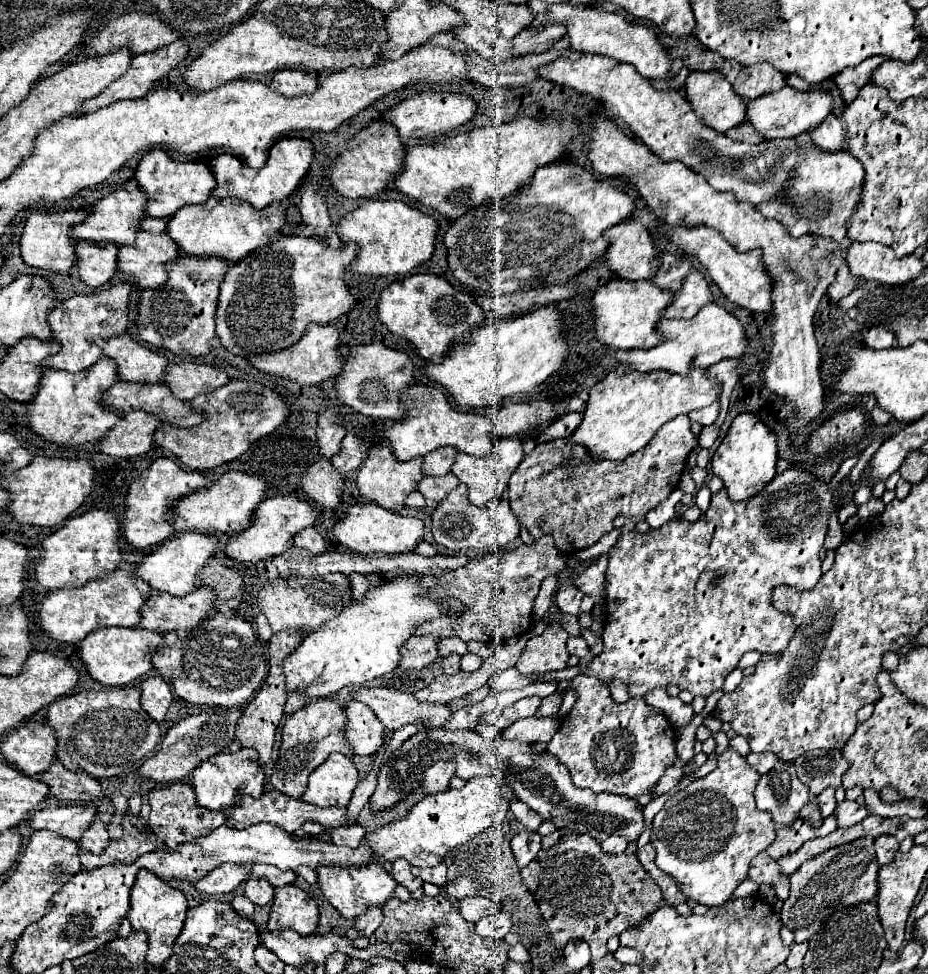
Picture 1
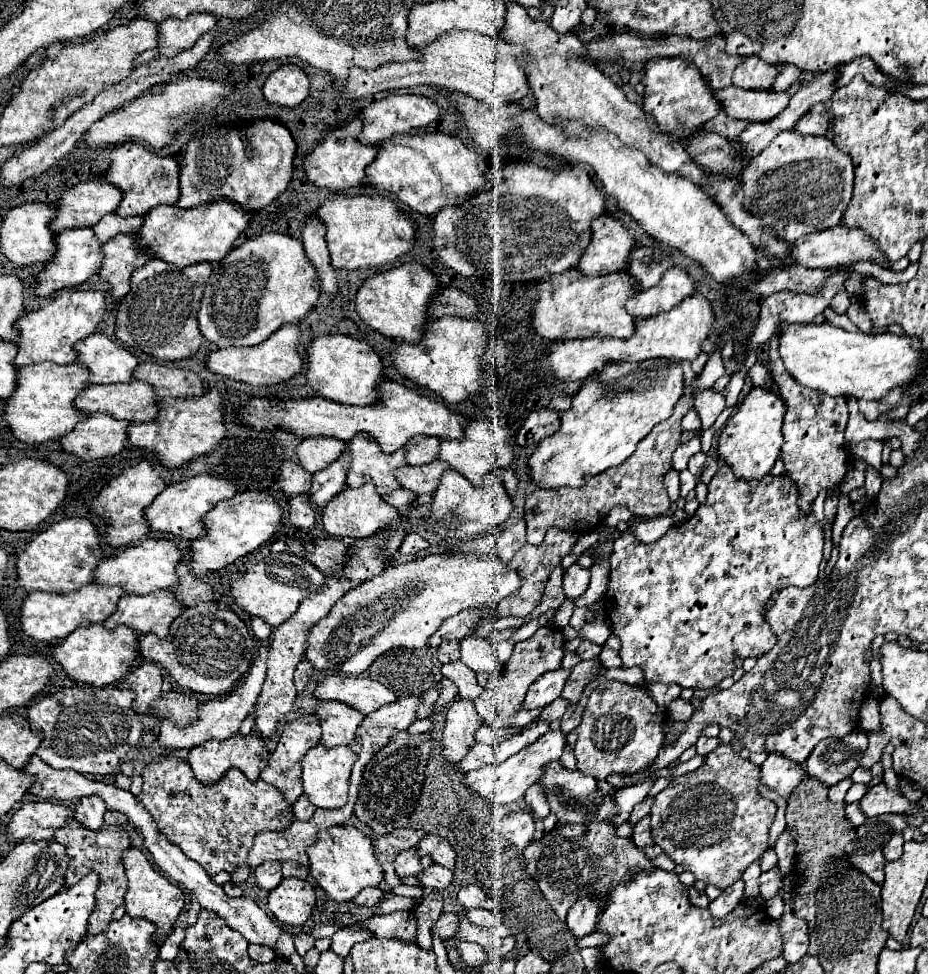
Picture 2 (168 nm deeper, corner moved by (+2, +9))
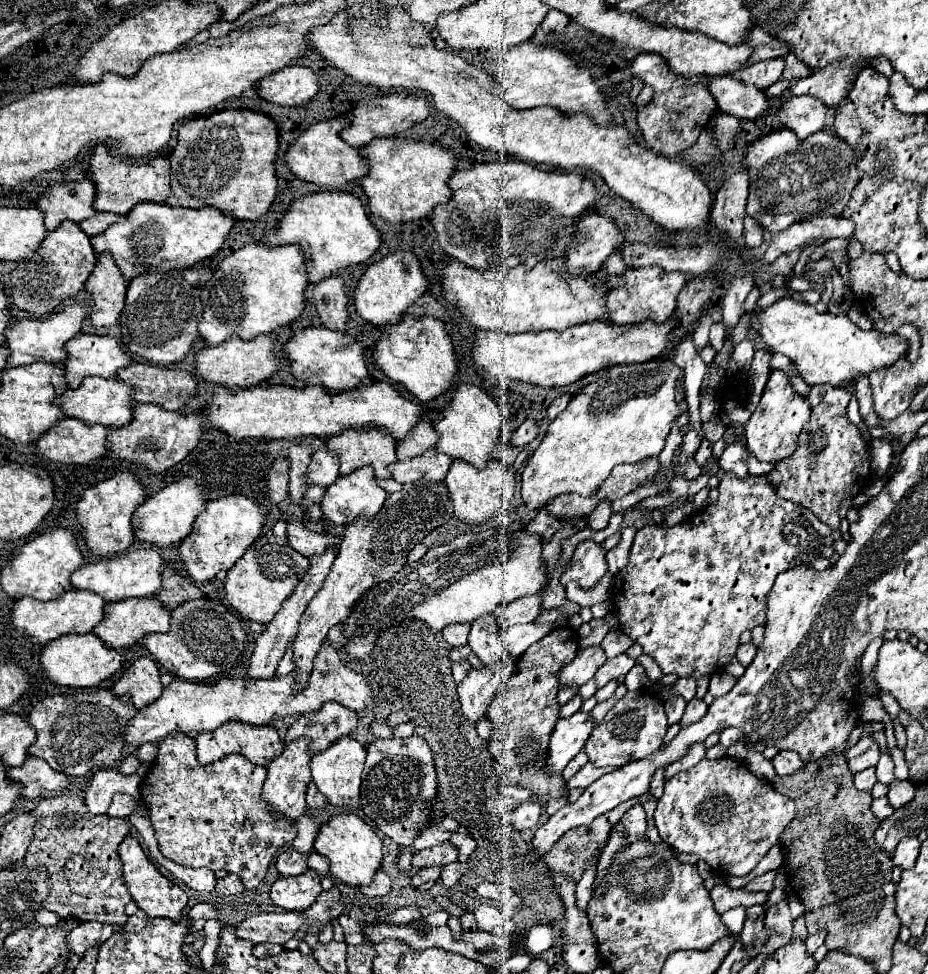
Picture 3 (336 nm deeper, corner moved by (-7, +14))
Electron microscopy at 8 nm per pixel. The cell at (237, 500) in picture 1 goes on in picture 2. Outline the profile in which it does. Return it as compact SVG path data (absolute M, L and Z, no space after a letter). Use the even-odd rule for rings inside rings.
M195 476L183 482L175 482L169 484L155 500L151 506L147 506L147 510L143 512L143 518L147 520L147 524L151 526L151 532L167 532L173 534L177 538L185 538L185 540L193 540L199 534L203 534L203 514L207 514L217 502L227 500L235 494L235 486L229 484L229 480L225 478L215 478L215 476Z

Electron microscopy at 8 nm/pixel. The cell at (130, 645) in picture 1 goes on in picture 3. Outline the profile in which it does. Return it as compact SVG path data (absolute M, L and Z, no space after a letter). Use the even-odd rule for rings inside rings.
M94 633L86 635L62 635L50 641L42 651L42 669L56 685L68 687L98 687L102 681L112 679L116 673L122 671L126 657L122 651L116 651L100 641Z

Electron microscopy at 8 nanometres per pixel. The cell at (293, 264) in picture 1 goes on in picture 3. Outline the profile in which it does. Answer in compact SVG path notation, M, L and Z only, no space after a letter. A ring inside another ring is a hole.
M248 243L242 249L230 253L214 271L212 279L206 283L204 297L208 297L210 305L204 311L204 319L198 323L198 331L204 341L210 345L218 345L232 335L238 335L244 341L250 341L262 333L274 333L278 327L290 325L306 307L304 291L308 287L306 275L306 257L300 245L280 245L268 247L264 243Z

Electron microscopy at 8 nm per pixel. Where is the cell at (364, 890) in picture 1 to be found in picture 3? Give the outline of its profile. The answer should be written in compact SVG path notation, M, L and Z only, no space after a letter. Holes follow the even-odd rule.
M342 813L332 817L328 823L322 825L316 841L314 851L328 857L330 861L330 875L340 879L346 885L368 885L374 881L376 871L382 867L384 851L382 851L382 839L366 825L358 815L354 813Z

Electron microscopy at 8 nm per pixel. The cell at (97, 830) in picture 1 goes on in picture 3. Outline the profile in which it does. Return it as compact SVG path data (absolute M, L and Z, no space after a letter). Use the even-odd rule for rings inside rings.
M100 769L94 773L86 789L86 807L92 815L104 815L114 793L126 793L140 799L142 779L138 775L120 775L116 769Z

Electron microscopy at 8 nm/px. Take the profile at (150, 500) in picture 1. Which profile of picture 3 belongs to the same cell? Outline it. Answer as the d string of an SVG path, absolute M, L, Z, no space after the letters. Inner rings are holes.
M130 471L118 473L112 479L106 479L86 489L76 507L76 515L78 515L78 523L82 525L82 533L88 549L96 555L112 555L112 553L126 551L134 541L132 515L146 501L146 497L148 497L146 487Z

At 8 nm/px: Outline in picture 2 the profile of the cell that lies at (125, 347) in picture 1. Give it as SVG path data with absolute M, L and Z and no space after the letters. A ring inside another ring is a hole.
M91 334L73 348L77 352L77 362L89 370L89 384L119 384L133 380L131 372L137 366L137 358L123 346L111 342L105 334Z

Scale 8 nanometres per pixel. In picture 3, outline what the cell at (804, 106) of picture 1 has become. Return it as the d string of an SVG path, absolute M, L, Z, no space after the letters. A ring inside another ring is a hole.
M732 75L712 77L708 89L716 99L720 111L730 113L738 119L756 119L764 115L772 105L772 101L766 97L764 91L748 87Z

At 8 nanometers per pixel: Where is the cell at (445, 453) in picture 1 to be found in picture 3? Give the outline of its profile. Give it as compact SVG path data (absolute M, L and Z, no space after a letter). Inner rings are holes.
M420 421L416 427L412 427L408 431L408 437L404 437L398 443L396 455L398 455L398 459L412 459L416 455L422 455L428 449L434 449L438 439L440 437L432 429L432 423L430 421Z

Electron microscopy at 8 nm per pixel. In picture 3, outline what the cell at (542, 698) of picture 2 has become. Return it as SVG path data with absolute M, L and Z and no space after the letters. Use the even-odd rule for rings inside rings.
M588 647L586 651L578 651L574 661L564 665L558 673L560 687L580 687L588 679L594 677L596 669L606 661L606 655L600 647Z

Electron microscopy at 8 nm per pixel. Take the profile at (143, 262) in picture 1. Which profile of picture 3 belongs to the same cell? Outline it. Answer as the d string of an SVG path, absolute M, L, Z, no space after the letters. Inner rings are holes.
M102 253L90 273L84 289L92 297L92 309L88 313L94 327L108 327L120 319L126 303L128 283L120 267L114 265L110 253Z

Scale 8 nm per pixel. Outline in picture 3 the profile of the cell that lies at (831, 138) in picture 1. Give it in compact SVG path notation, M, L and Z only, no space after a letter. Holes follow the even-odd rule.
M786 95L778 105L778 111L782 117L782 125L790 127L800 139L822 131L828 115L828 107L820 99L808 95Z

